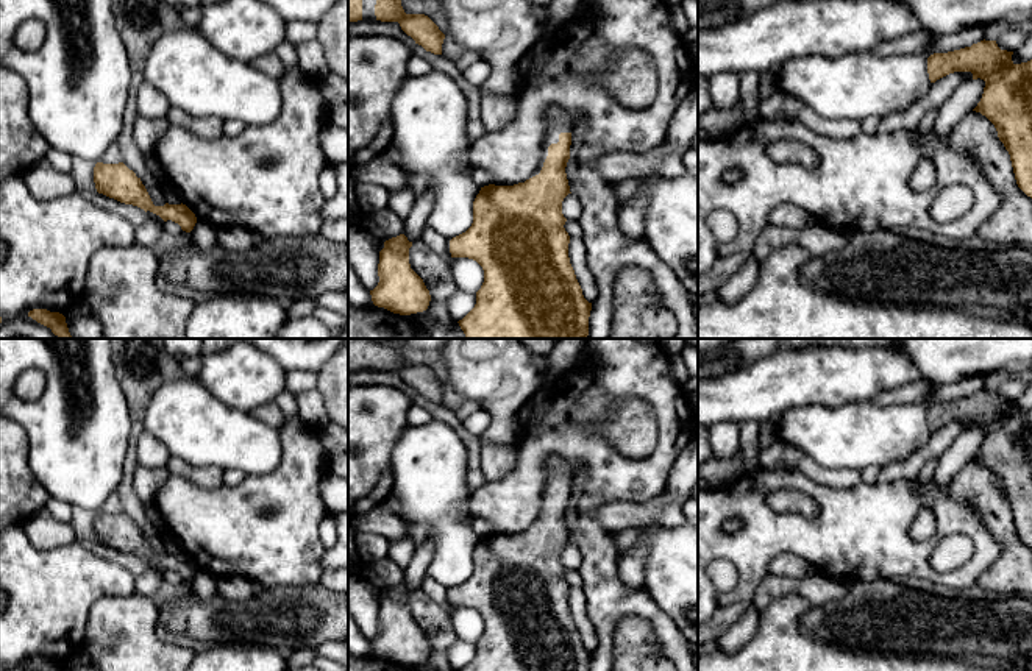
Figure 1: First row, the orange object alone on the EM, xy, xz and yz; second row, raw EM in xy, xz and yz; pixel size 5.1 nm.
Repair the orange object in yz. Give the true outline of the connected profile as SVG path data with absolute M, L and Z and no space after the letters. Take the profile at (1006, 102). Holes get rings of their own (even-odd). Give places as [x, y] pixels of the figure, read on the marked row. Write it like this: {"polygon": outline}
{"polygon": "M984 39L971 47L931 55L927 73L931 83L954 72L971 72L973 80L985 81L982 98L973 111L995 125L999 140L1010 154L1018 187L1032 198L1032 59L1015 64L1012 55L1013 51L1001 50L996 41Z"}

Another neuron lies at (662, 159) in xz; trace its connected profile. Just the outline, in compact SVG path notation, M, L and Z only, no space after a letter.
M664 140L660 145L643 154L614 153L593 161L593 169L612 183L626 181L645 173L659 173L664 178L676 179L684 175L682 164L685 151L670 148Z

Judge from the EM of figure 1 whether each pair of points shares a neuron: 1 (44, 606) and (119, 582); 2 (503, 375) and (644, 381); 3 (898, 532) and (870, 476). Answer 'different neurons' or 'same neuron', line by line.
1: same neuron
2: different neurons
3: different neurons

